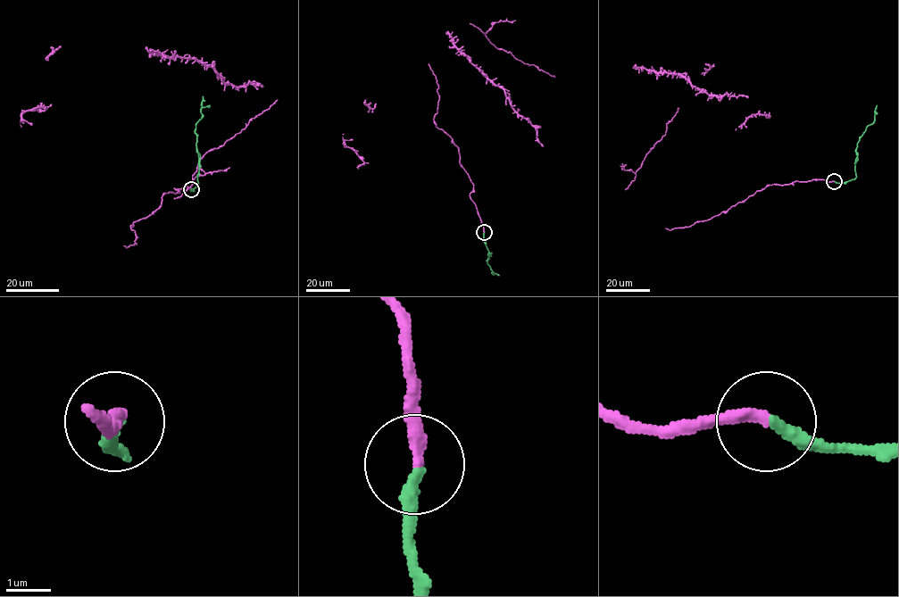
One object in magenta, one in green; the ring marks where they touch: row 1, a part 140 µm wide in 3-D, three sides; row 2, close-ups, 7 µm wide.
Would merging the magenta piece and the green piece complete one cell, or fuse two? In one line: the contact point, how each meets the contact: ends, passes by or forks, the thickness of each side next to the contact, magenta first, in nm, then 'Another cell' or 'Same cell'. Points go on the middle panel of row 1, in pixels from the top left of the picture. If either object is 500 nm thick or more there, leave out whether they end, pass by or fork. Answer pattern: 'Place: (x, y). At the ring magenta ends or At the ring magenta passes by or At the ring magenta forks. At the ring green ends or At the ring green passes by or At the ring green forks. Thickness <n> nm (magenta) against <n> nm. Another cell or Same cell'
Place: (484, 232). At the ring magenta ends. At the ring green ends. Thickness 300 nm (magenta) against 320 nm. Another cell

